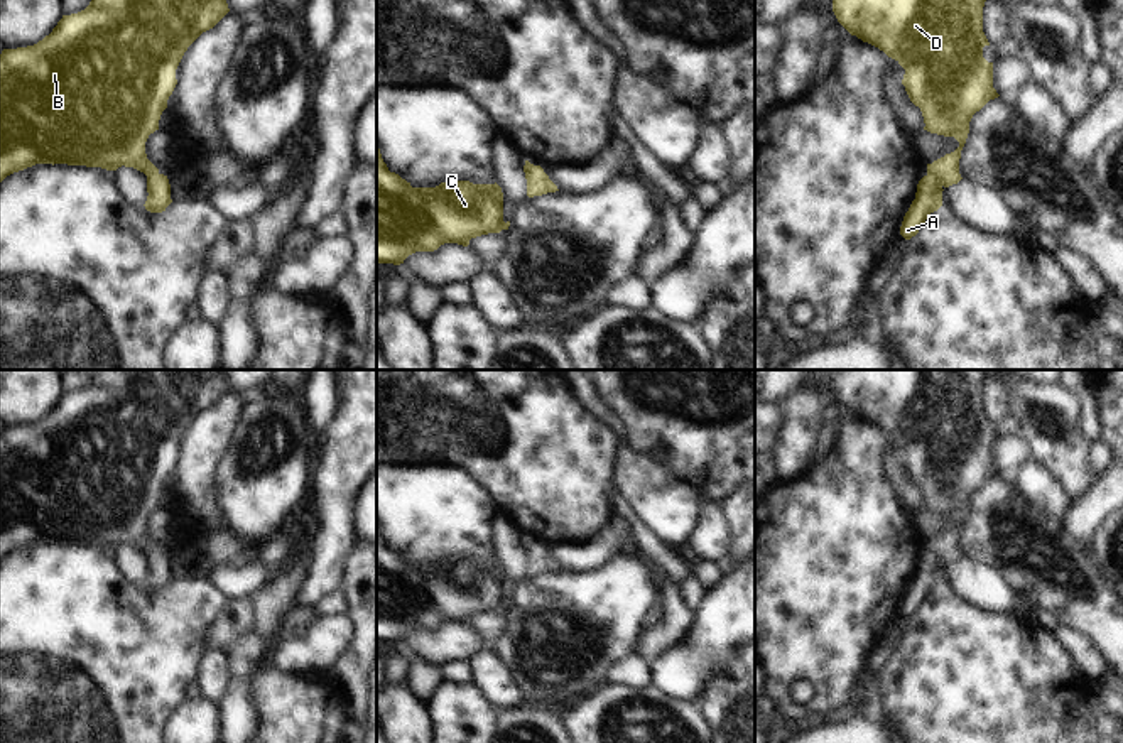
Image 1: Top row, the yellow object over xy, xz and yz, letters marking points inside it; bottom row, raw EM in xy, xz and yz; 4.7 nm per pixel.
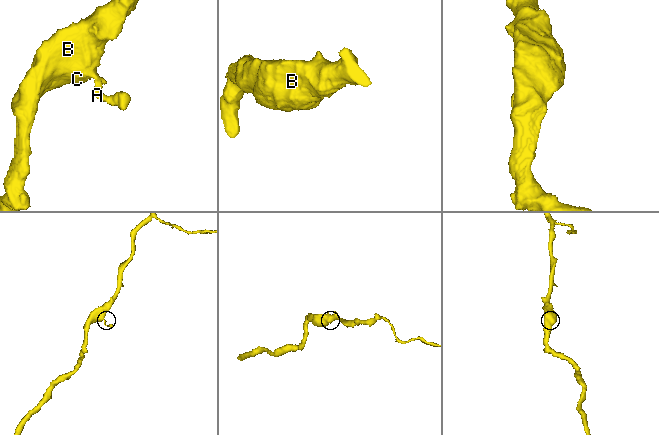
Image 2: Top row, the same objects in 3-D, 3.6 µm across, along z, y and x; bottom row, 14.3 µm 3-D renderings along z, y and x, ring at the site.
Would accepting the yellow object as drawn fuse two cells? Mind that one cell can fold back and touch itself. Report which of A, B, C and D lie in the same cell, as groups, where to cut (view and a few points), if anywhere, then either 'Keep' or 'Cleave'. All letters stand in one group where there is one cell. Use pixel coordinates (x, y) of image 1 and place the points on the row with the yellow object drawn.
Groups: A B C D. No split. Keep

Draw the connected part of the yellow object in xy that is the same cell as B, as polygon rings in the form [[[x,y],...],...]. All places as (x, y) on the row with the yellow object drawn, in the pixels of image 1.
[[[91,0],[90,5],[71,15],[62,15],[49,35],[34,46],[3,49],[0,54],[0,182],[19,171],[35,164],[68,164],[101,167],[117,171],[118,167],[133,167],[147,176],[147,201],[145,209],[162,213],[172,203],[171,184],[167,176],[147,159],[145,142],[150,133],[159,130],[159,120],[167,108],[167,100],[172,95],[177,79],[176,69],[187,47],[206,30],[213,29],[230,12],[226,0]]]

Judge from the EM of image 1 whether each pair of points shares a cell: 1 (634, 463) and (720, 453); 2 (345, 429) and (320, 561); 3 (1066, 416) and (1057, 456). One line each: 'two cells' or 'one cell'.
1: two cells
2: one cell
3: one cell

